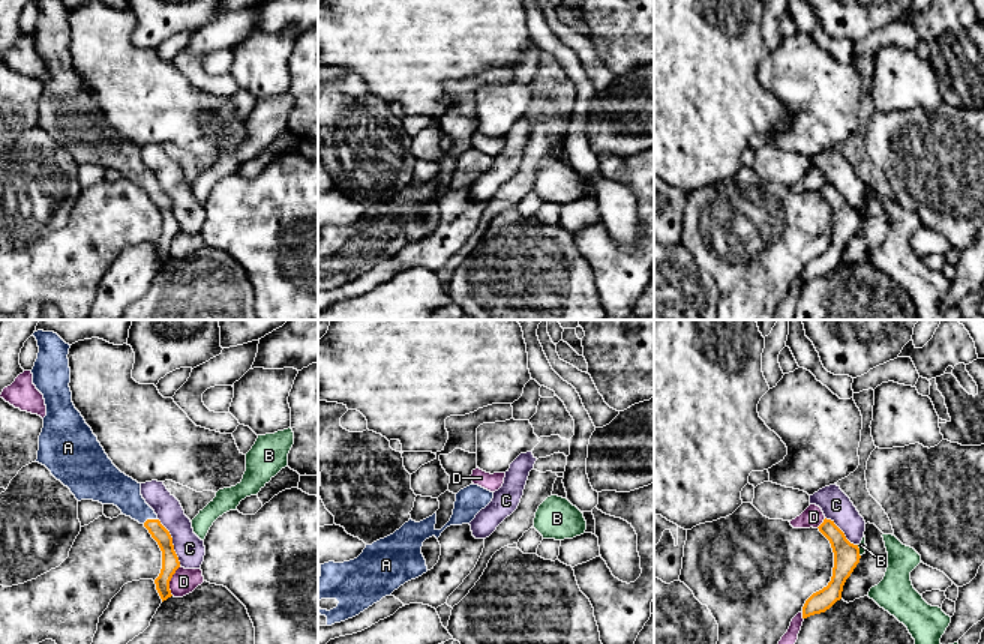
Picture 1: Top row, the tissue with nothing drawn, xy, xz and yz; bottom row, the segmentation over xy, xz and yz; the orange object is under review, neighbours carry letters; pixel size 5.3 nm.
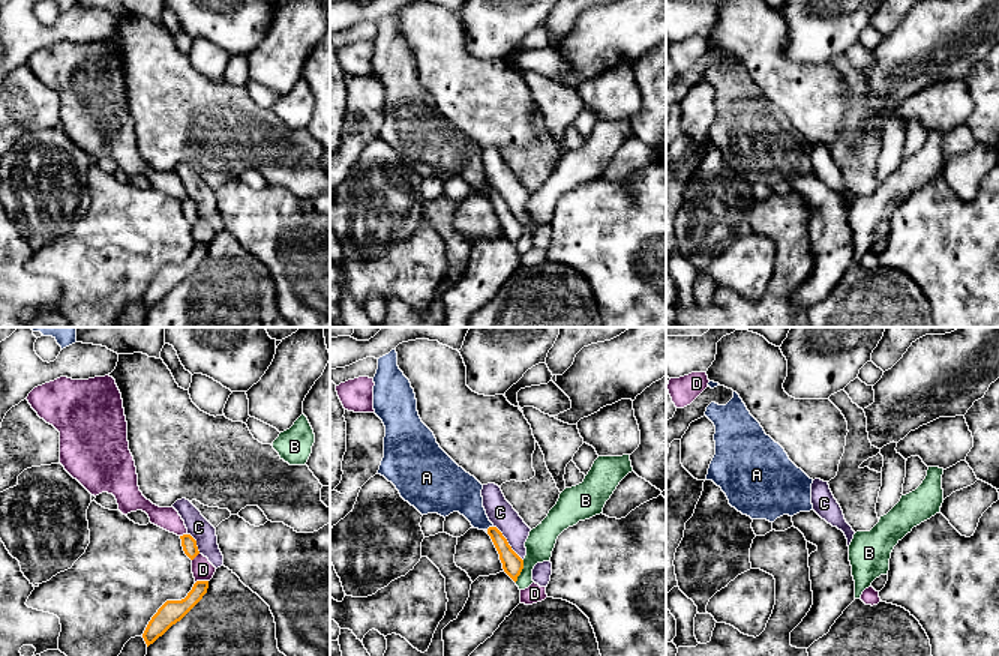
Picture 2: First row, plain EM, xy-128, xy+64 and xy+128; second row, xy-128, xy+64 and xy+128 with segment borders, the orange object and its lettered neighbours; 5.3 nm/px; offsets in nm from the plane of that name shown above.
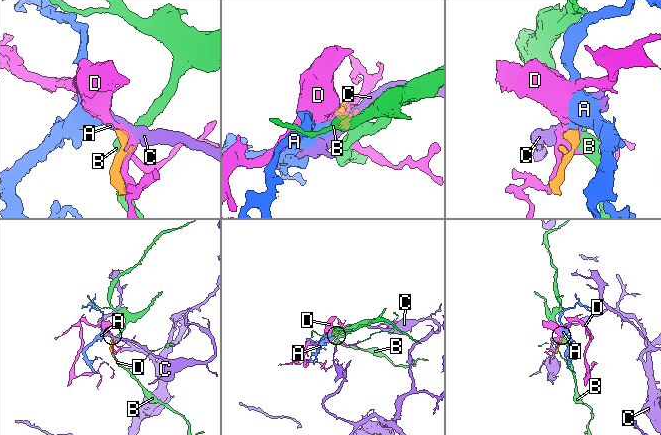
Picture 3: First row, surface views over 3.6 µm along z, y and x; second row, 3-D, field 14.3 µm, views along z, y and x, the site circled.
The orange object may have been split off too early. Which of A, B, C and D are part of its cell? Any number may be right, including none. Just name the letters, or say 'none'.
A

